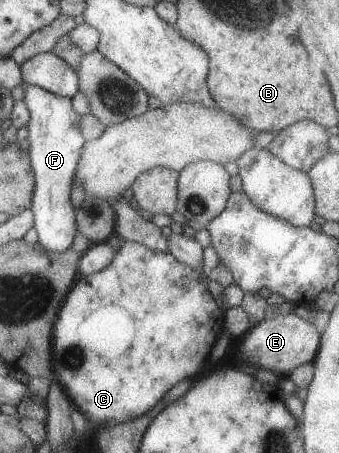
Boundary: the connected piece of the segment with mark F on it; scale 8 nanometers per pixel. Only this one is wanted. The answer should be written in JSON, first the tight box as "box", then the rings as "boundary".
{"box":[24,85,85,253],"boundary":[[[25,85],[24,101],[31,111],[27,149],[31,153],[37,181],[33,211],[39,243],[50,253],[64,253],[72,247],[78,233],[77,211],[72,205],[72,185],[85,145],[83,118],[74,107],[74,99],[37,85]]]}

